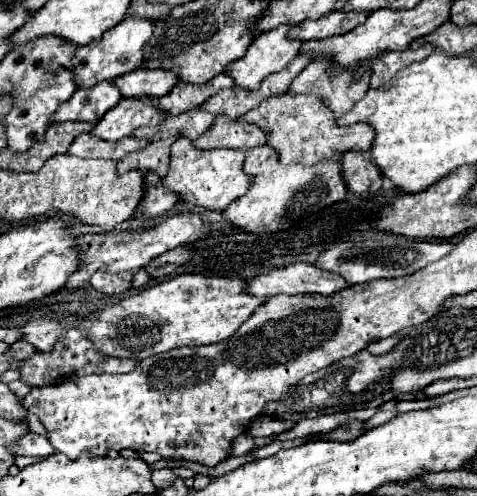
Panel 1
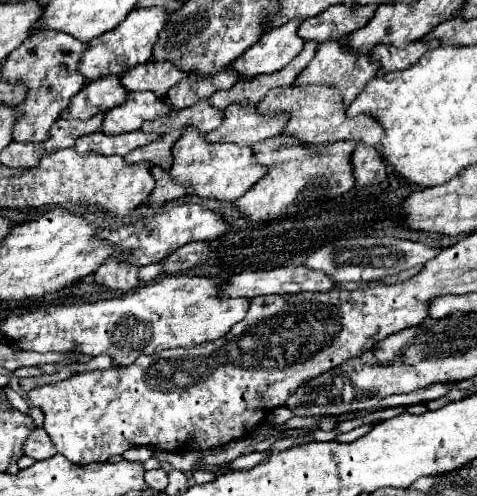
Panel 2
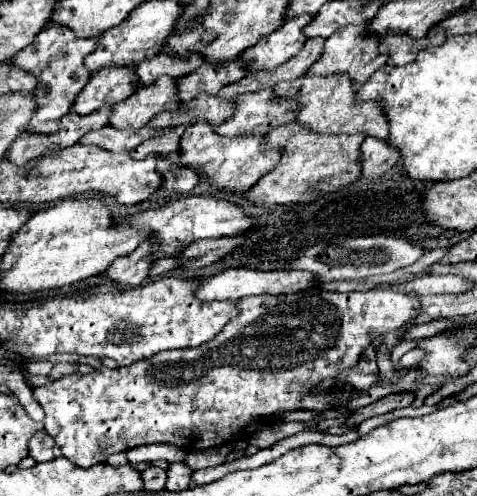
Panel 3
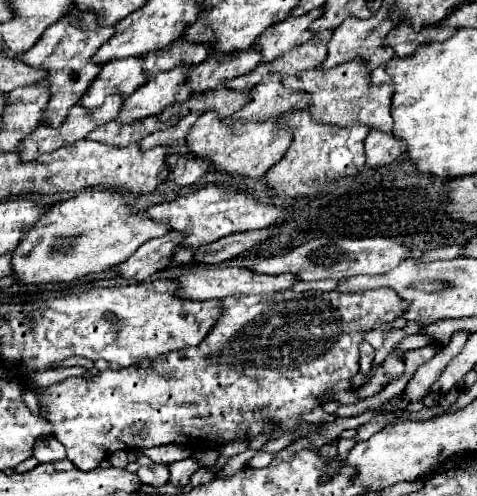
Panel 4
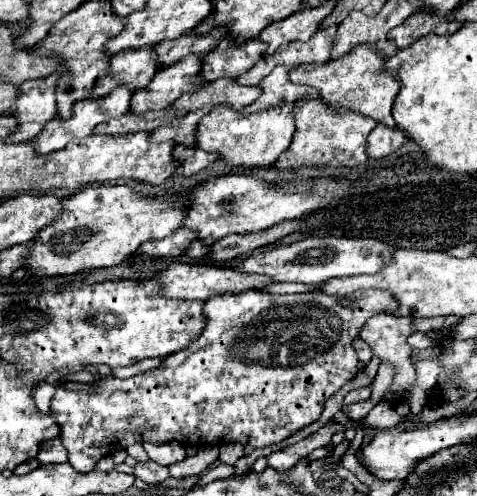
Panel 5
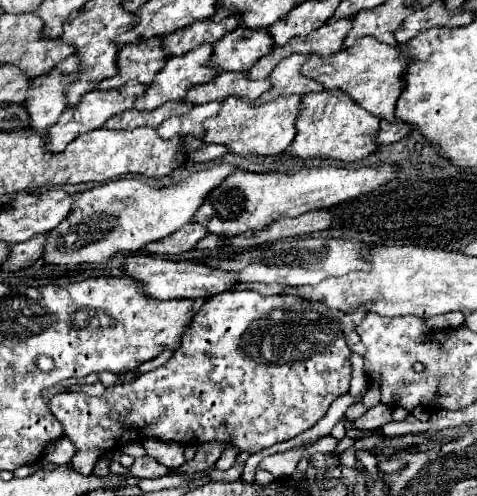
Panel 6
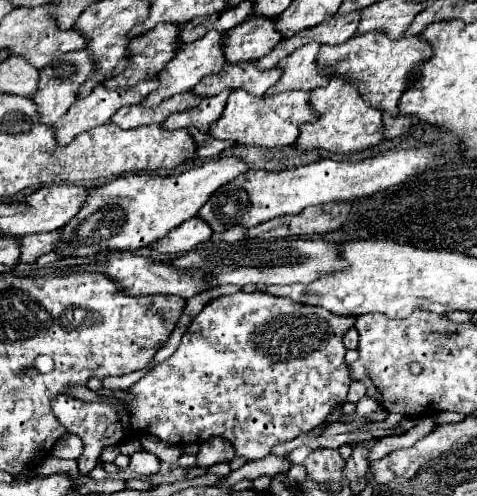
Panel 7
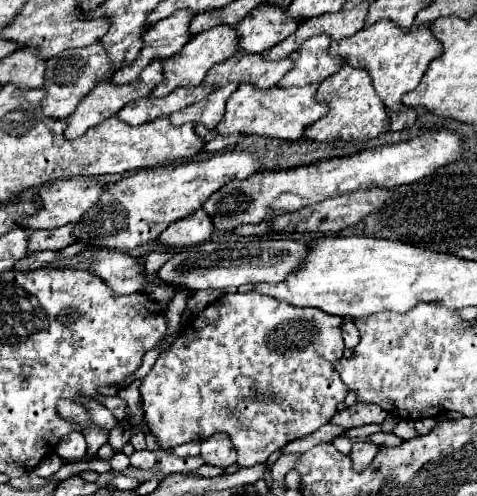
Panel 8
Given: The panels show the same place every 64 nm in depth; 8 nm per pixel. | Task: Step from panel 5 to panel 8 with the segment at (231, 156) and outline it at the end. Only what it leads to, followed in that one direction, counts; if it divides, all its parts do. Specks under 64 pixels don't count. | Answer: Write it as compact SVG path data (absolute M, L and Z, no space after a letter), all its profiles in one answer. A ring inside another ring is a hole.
M240 84L240 88L228 98L226 104L226 114L222 118L222 124L216 126L220 134L232 134L232 132L242 132L242 134L258 134L258 136L270 136L270 138L280 138L280 140L296 140L302 136L304 128L320 120L324 112L328 112L328 104L316 100L320 84L308 84L300 88L282 88L282 86L272 86L266 90L260 90L252 84Z

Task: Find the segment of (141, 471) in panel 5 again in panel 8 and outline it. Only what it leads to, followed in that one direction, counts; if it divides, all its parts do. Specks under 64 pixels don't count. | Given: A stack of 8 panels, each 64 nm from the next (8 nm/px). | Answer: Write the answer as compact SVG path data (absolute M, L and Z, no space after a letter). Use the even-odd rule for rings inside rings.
M136 450L132 456L130 456L130 464L134 468L142 468L142 470L150 470L154 464L156 464L156 458L150 450Z

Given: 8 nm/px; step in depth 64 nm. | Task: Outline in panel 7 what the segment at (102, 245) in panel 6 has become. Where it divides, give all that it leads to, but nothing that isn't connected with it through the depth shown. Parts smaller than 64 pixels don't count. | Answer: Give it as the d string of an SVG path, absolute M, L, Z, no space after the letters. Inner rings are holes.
M222 156L222 158L208 160L202 166L184 170L180 174L168 174L168 176L128 174L128 176L120 176L120 178L92 190L92 196L88 198L88 204L84 204L84 208L76 214L76 220L70 220L70 224L66 224L62 228L64 242L60 242L60 248L56 248L56 250L62 252L64 256L94 258L98 252L136 250L136 248L142 248L142 246L150 246L152 242L164 238L170 232L170 228L176 228L178 224L196 216L198 210L206 204L206 200L210 198L210 194L214 190L218 190L222 184L230 182L232 178L236 178L240 174L246 174L248 170L250 170L250 166L244 160L240 160L236 156Z

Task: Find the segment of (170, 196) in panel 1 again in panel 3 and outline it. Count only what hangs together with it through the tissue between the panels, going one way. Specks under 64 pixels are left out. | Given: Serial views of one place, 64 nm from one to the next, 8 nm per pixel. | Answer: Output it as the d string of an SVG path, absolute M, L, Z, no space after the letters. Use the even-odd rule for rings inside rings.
M168 156L160 158L160 164L158 164L158 172L164 176L164 186L172 192L190 192L198 180L200 180L200 174L194 170L194 168L188 168L188 166L180 166L180 164L172 164L172 160Z

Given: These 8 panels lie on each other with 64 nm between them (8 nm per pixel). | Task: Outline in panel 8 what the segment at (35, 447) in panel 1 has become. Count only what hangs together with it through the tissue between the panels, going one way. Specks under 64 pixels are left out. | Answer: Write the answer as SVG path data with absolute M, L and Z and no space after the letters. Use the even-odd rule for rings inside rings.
M72 432L68 436L64 436L64 440L60 440L60 444L56 446L56 454L68 460L80 460L86 454L86 440L80 432Z

